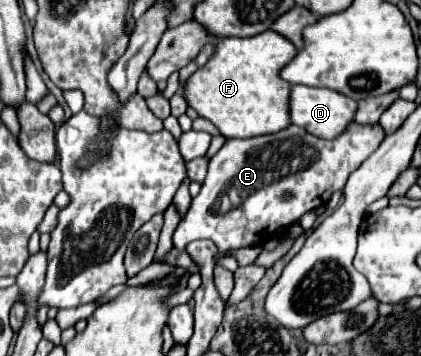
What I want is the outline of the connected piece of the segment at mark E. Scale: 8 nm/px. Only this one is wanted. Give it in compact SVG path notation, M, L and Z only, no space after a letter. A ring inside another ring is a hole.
M351 122L341 136L335 136L333 140L317 138L309 132L305 132L299 126L287 126L281 132L267 134L267 136L255 136L255 138L231 138L223 144L223 148L211 158L207 178L201 186L201 192L193 198L193 204L187 212L187 216L179 222L175 234L173 234L173 246L179 250L185 250L185 246L193 240L207 238L213 240L215 246L223 250L231 248L245 248L245 246L263 246L269 242L271 236L275 236L279 230L287 228L291 222L299 220L305 212L311 212L319 206L325 206L329 202L329 196L337 190L345 188L347 176L355 172L355 168L361 166L363 160L367 160L375 148L385 138L385 132L381 124L355 124ZM283 194L291 194L289 200L283 200Z

